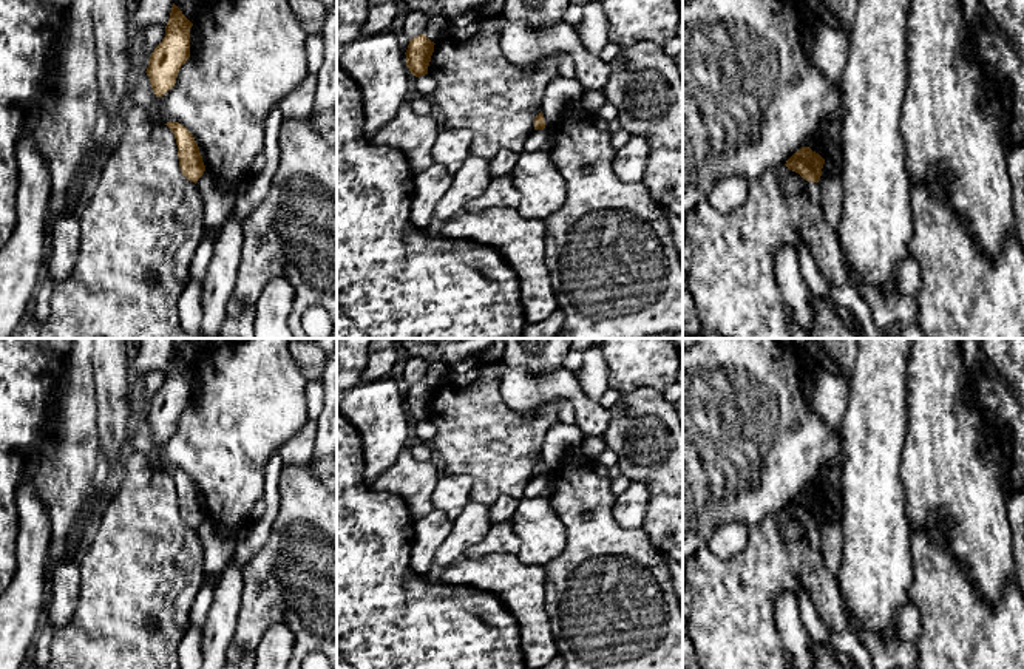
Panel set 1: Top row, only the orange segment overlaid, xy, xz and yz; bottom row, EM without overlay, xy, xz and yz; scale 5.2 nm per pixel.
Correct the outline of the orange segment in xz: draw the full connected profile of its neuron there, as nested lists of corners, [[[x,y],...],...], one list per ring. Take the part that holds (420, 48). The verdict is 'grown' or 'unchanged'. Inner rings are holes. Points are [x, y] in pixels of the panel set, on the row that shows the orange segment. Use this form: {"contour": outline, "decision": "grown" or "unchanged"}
{"contour": [[[420,34],[409,40],[406,49],[406,66],[415,77],[428,74],[428,66],[431,56],[434,53],[434,42],[431,42],[425,34]]], "decision": "unchanged"}

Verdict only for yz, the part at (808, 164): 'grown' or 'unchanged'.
unchanged

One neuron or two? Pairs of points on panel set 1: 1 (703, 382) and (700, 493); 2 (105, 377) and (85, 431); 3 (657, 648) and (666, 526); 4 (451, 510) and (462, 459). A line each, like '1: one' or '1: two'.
1: one
2: two
3: two
4: two

